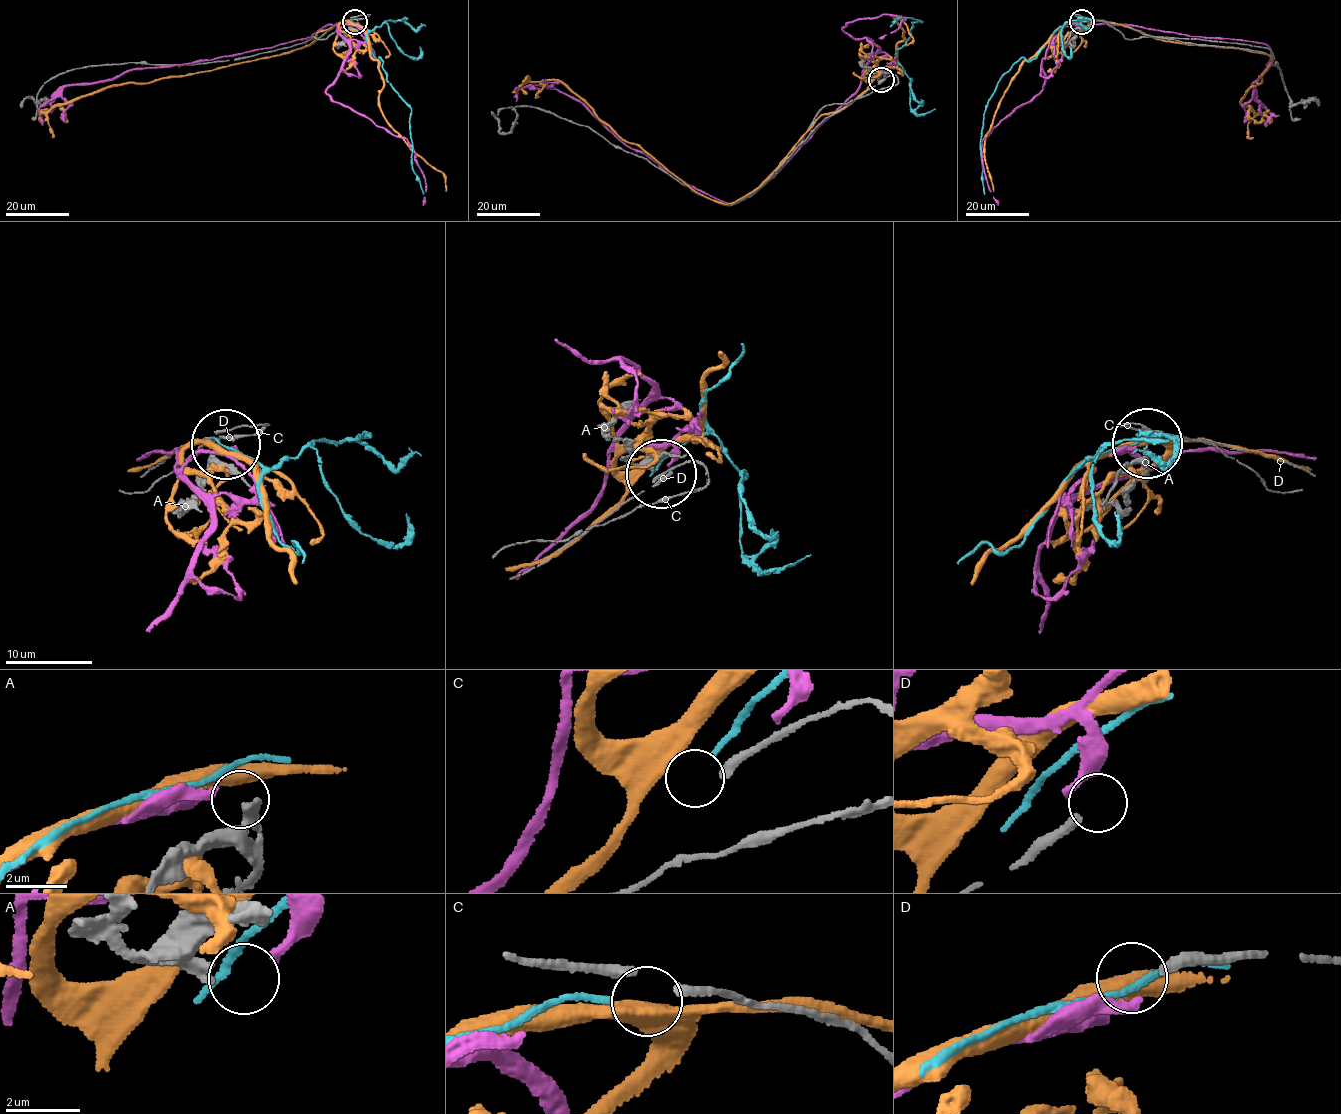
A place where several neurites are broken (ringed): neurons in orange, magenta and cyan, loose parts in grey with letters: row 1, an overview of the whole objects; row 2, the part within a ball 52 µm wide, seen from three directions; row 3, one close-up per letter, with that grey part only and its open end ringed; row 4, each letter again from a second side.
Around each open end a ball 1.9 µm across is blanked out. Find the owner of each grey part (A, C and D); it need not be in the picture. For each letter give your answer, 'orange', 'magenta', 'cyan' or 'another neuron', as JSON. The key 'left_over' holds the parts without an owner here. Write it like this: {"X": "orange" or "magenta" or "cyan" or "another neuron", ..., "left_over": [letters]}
{"A": "magenta", "C": "cyan", "D": "another neuron", "left_over": ["D"]}

